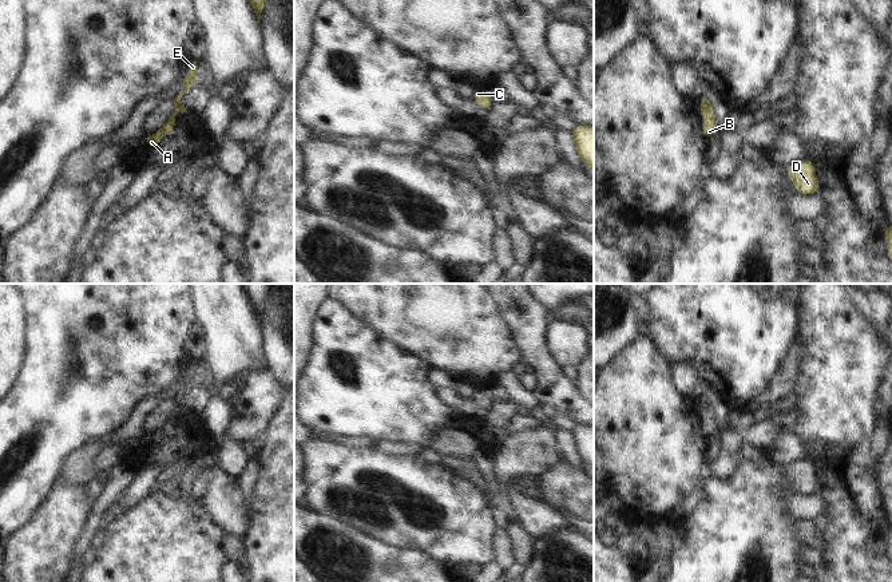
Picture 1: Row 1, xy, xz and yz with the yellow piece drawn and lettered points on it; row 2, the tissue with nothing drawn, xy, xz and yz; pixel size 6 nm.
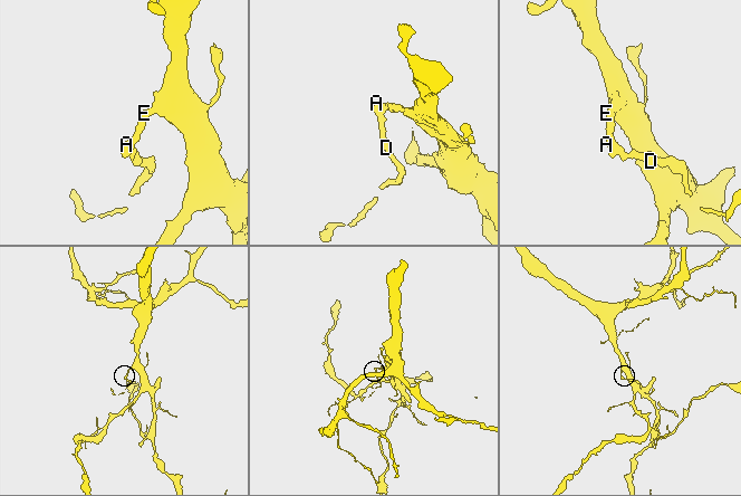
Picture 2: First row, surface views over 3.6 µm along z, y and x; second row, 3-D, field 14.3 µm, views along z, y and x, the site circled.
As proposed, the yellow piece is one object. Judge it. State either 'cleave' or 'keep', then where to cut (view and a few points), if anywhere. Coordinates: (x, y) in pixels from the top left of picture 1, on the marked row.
keep; cut none

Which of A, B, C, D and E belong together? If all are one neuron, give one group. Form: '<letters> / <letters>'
A B C D E

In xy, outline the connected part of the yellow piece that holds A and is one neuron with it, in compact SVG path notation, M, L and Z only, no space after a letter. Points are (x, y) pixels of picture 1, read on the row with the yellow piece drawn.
M193 62L190 68L189 68L189 74L179 82L179 84L182 87L185 87L186 90L173 99L174 104L175 104L174 106L175 107L174 115L169 118L169 120L163 124L163 127L159 131L156 131L148 136L144 136L143 142L148 147L158 147L162 142L163 135L171 135L174 132L177 114L178 112L187 112L185 106L181 103L181 98L185 94L187 94L190 90L197 87L195 80L197 80L197 62Z

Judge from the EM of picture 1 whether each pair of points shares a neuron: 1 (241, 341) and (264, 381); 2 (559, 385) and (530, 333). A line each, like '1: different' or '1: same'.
1: different
2: same

